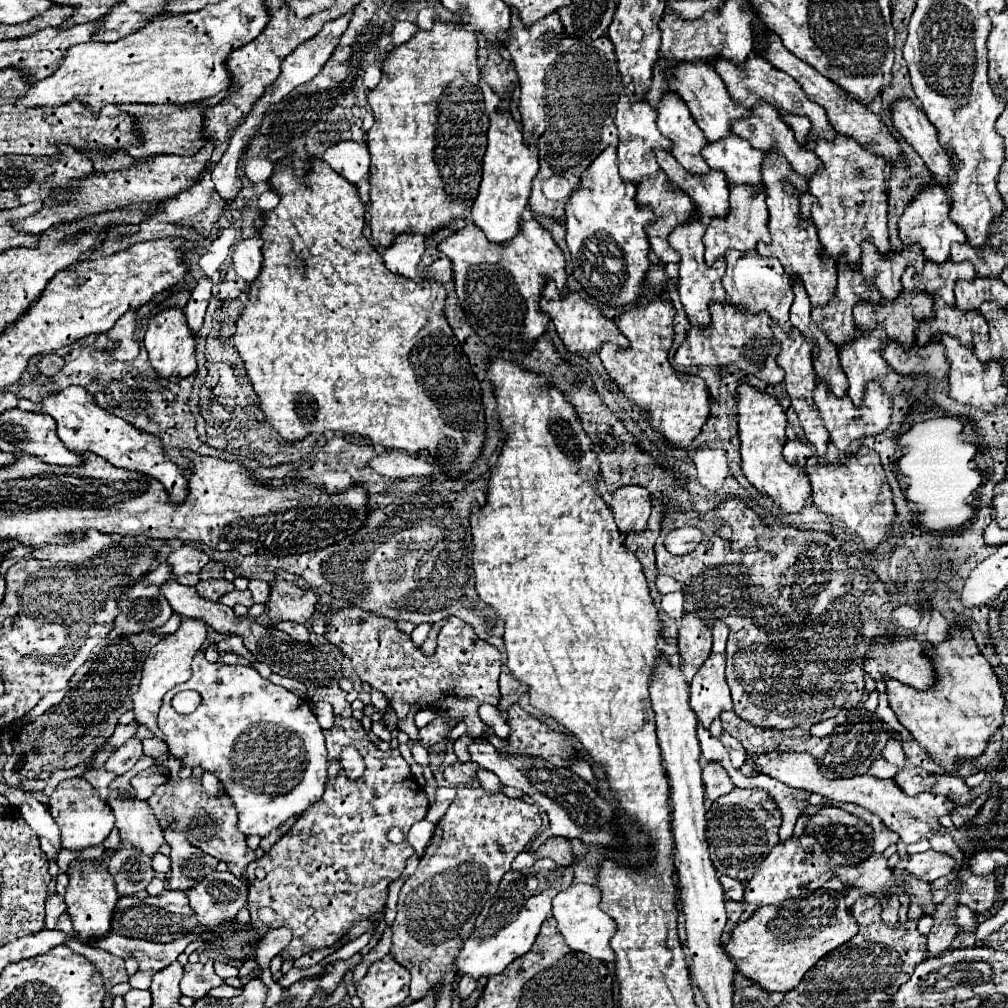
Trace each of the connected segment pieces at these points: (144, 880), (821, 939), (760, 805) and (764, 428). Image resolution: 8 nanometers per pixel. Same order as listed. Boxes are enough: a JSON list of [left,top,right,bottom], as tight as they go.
[[109,844,153,896],[725,888,859,992],[707,788,781,882],[737,384,811,512]]

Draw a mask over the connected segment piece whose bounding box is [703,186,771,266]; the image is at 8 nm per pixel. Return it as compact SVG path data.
M733 186L729 202L731 202L729 214L725 218L713 218L703 236L705 264L709 266L717 258L723 258L729 250L755 250L757 242L771 242L767 230L767 206L763 192L755 194L751 186Z

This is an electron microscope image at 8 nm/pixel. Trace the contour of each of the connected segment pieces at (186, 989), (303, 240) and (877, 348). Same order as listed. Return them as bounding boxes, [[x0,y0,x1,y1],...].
[[181,960,225,998],[235,156,485,478],[839,330,887,406]]

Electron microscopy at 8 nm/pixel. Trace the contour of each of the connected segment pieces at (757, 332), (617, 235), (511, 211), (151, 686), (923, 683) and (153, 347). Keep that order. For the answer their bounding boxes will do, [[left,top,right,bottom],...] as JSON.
[[675,302,783,384],[565,146,653,308],[473,114,539,244],[133,620,207,739],[865,638,935,690],[143,308,197,380]]

